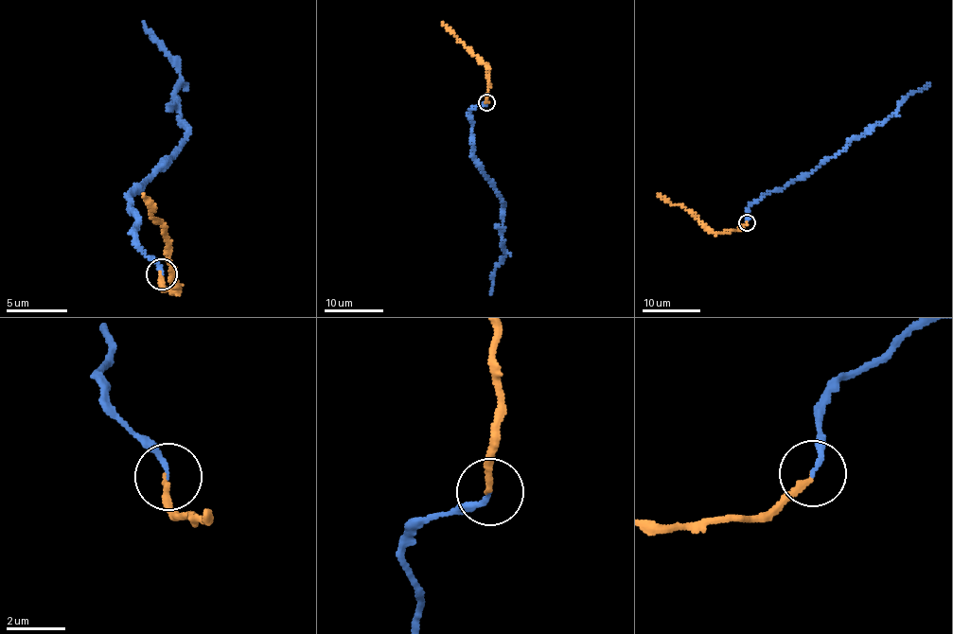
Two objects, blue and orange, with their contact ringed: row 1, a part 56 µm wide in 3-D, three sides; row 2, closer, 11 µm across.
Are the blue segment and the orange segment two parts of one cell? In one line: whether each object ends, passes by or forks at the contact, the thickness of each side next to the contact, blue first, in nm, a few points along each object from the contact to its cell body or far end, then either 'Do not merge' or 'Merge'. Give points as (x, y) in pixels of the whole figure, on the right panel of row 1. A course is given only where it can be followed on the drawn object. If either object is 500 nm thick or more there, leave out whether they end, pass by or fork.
At the ring blue ends. At the ring orange ends. Thickness 160 nm (blue) against 180 nm. Course of blue: (746, 222), (752, 202), (804, 179), (849, 141), (882, 123), (911, 94), (930, 82). Course of orange: (746, 222), (734, 231), (713, 232), (683, 207), (670, 203), (658, 194). Merge

